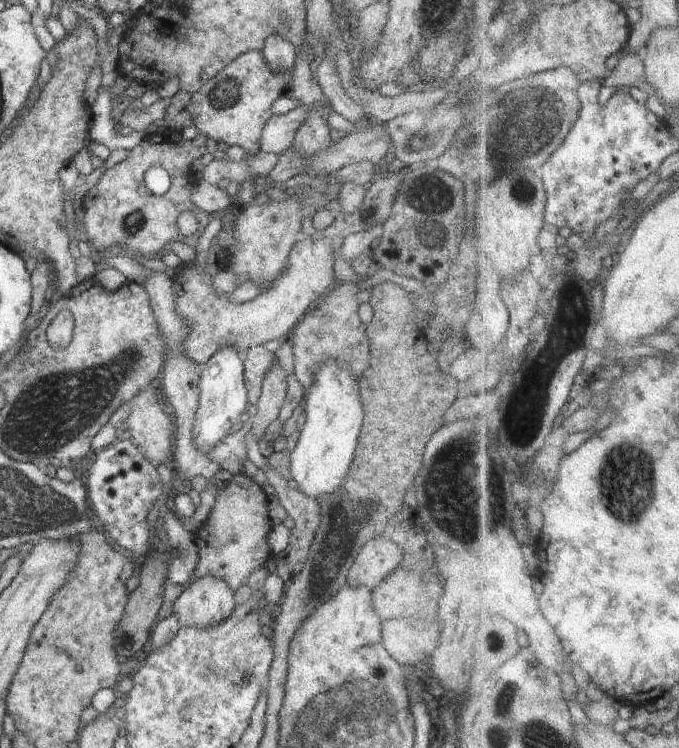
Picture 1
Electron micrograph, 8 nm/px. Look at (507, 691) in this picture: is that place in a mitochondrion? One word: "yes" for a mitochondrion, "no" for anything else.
yes

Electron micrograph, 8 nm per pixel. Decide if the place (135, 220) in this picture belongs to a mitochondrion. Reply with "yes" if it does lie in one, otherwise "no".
yes

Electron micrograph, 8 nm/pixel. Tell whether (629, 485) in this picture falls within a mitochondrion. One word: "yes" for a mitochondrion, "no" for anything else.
yes

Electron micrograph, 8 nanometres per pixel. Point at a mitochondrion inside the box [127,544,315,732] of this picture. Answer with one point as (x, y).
(208, 705)

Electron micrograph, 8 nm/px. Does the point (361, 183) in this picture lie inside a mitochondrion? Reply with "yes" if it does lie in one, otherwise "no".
no

